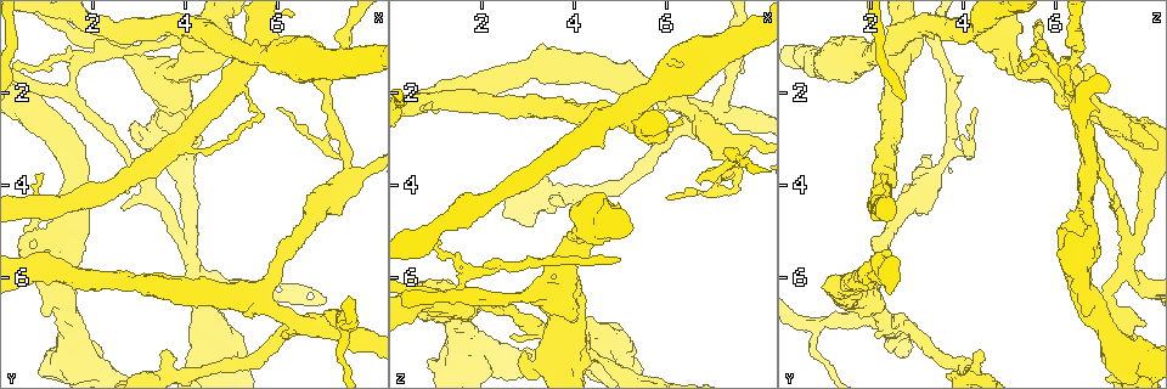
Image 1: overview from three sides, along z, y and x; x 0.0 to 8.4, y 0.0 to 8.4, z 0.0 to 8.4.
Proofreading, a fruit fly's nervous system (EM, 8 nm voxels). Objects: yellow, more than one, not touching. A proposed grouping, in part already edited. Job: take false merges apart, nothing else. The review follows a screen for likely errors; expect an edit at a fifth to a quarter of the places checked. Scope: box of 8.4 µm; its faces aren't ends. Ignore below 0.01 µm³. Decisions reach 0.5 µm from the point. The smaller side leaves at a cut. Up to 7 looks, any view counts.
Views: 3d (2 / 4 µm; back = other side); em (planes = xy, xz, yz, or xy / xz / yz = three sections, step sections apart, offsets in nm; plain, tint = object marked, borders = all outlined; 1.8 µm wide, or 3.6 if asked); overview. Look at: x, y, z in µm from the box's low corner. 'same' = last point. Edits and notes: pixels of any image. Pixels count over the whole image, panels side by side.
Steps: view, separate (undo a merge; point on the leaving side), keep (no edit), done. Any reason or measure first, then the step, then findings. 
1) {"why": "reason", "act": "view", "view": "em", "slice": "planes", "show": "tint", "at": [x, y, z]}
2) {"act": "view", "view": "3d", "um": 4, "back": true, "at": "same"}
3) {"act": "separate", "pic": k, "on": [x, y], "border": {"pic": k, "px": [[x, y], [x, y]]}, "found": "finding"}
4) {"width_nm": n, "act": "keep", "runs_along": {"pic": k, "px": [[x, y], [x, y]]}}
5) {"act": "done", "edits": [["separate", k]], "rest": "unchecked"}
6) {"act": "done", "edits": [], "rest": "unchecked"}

{"why": "three-way junction", "act": "view", "view": "em", "slice": "planes", "show": "tint", "at": [3.85, 5.10, 7.55]}

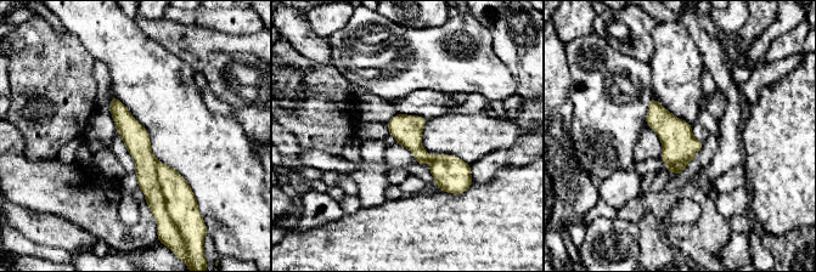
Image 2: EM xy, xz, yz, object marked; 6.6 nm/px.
{"width_nm": 170, "act": "separate", "pic": 2, "on": [145, 162], "part_leaving": {"pic": 2, "px": [[112, 101], [136, 139], [153, 207]]}, "found": "a second neuron is stuck on"}

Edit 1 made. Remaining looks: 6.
{"act": "view", "view": "overview"}

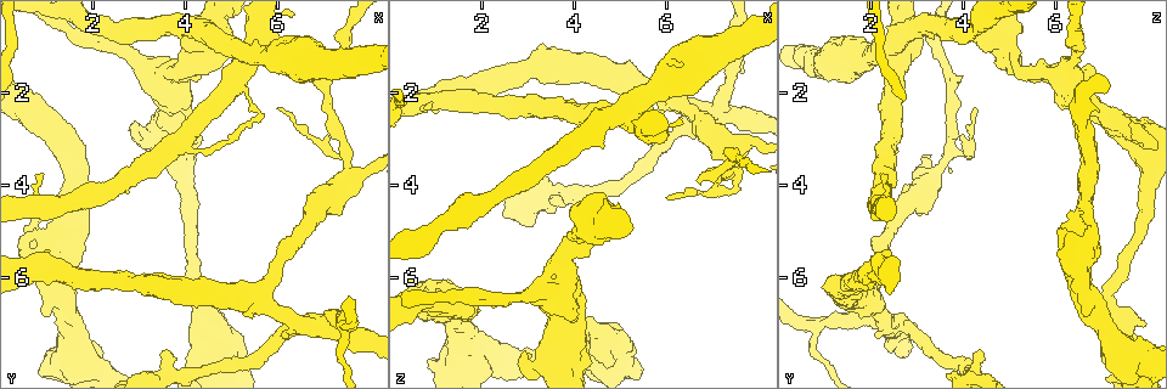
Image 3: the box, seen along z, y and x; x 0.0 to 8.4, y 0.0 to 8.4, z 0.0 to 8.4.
{"why": "sharp bend", "act": "view", "view": "em", "slice": "planes", "show": "tint", "at": [6.60, 7.00, 2.75]}

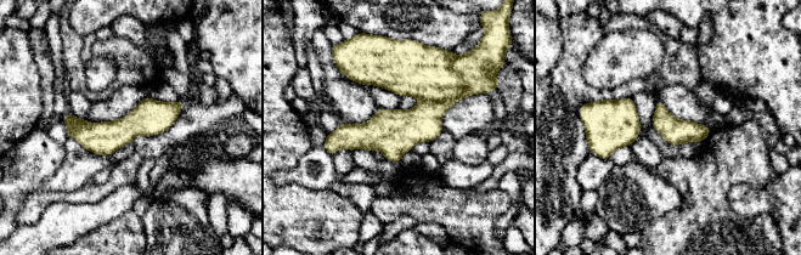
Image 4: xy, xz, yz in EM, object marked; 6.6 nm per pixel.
{"act": "separate", "pic": 4, "on": [426, 117], "part_leaving": {"pic": 4, "px": [[463, 94], [419, 124], [328, 145]]}, "found": "a second neuron is stuck on"}

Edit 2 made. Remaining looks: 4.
{"why": "sharp bend", "act": "view", "view": "em", "slice": "xy", "step": 8, "show": "tint", "at": [0.85, 4.55, 2.15]}

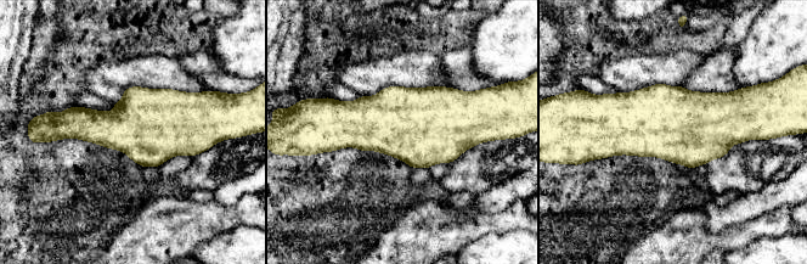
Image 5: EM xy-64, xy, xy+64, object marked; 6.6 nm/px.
{"act": "view", "view": "em", "slice": "planes", "show": "tint", "at": "same"}

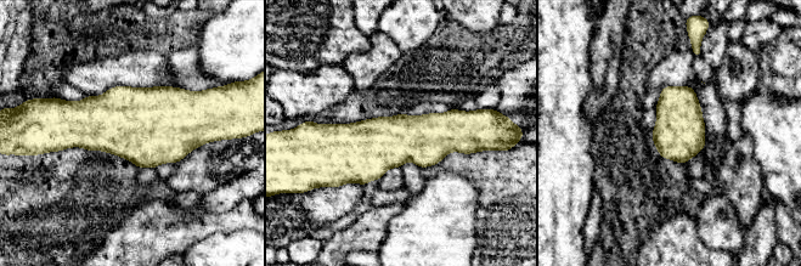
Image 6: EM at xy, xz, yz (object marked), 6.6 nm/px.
{"act": "keep", "found": "continuous, no second neuron"}

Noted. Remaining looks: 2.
{"act": "done", "edits": [["separate", 2], ["separate", 4]], "rest": "unchecked"}

